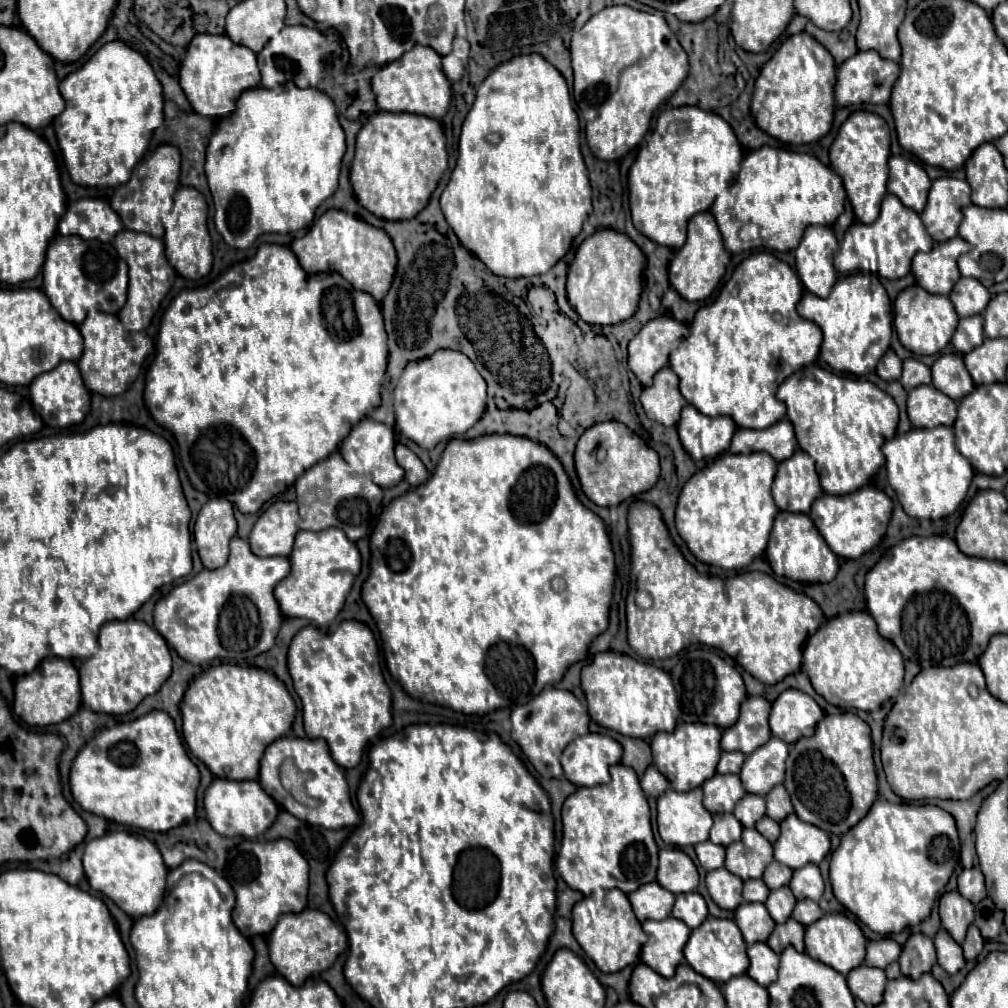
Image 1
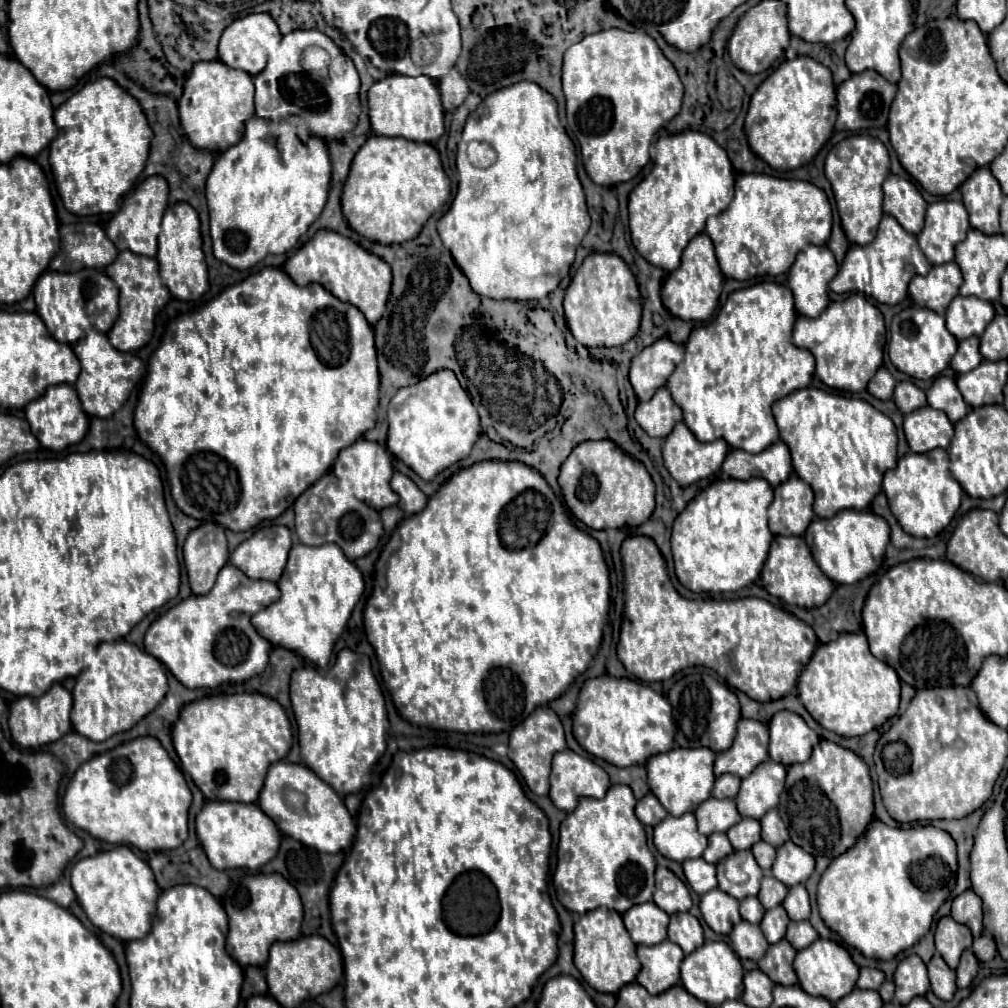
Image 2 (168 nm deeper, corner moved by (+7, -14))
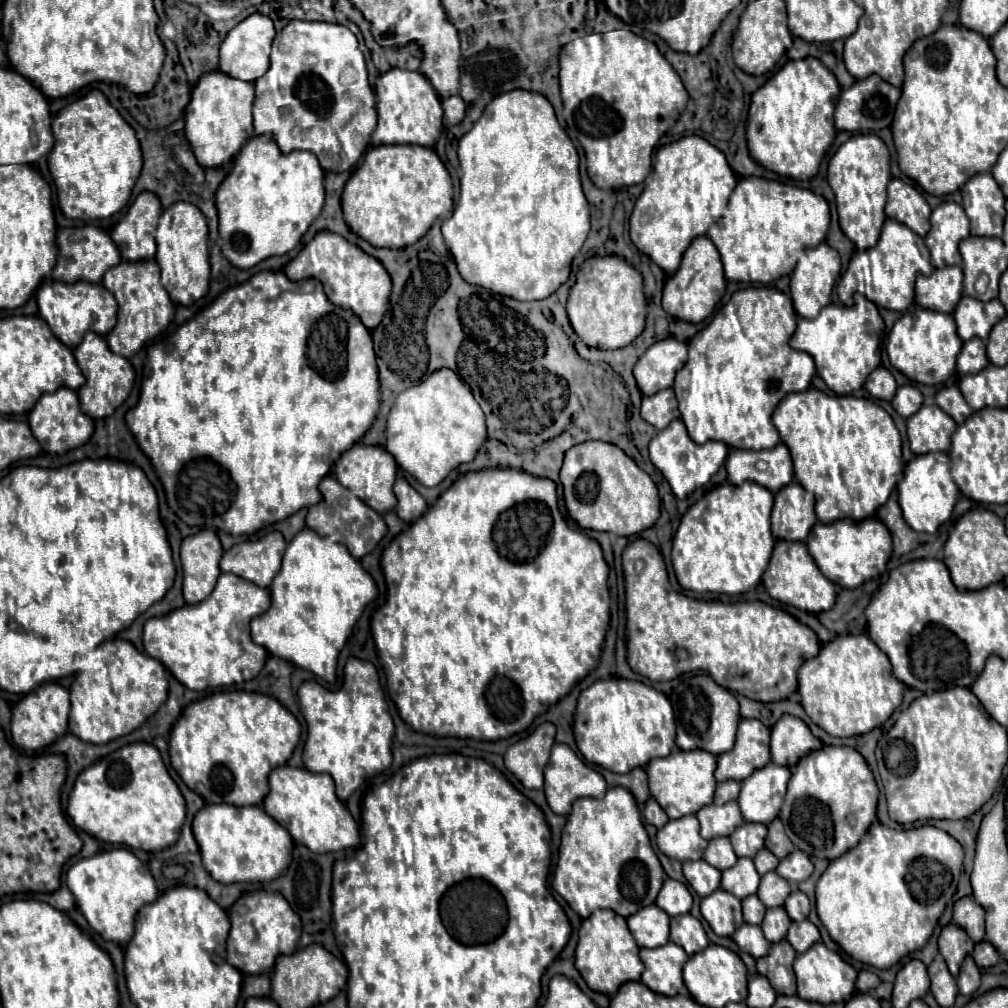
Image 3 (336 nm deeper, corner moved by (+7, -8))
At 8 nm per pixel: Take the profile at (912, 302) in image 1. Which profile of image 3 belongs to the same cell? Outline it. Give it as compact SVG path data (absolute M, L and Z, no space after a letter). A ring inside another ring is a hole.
M911 305L893 325L887 339L887 355L895 369L917 383L937 385L949 379L955 371L955 359L961 351L963 341L957 337L953 317L949 313L937 313Z

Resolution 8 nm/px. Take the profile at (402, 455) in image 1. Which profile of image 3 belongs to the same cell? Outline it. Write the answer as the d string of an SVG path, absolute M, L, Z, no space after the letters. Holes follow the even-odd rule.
M399 477L395 481L395 487L393 487L395 495L397 495L397 515L407 521L407 523L413 523L417 517L423 515L423 511L427 509L427 501L419 495L419 491L415 491L403 477Z

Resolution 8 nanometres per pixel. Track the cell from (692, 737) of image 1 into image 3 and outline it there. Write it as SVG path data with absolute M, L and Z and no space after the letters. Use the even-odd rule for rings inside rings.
M677 749L669 753L669 757L653 759L647 765L651 797L665 809L665 813L671 819L697 813L701 807L713 801L713 793L717 785L713 777L715 767L717 767L717 757L713 757L709 751L703 751L703 749L693 749L693 751Z

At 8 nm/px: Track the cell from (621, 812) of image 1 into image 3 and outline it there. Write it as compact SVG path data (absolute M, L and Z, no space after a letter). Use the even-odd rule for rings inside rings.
M613 787L607 791L603 799L581 797L573 803L573 811L563 827L559 861L555 867L555 877L551 887L569 903L569 907L577 915L589 917L595 909L613 909L621 917L629 917L635 911L655 903L663 879L665 879L665 871L651 847L649 835L641 821L637 801L629 789Z

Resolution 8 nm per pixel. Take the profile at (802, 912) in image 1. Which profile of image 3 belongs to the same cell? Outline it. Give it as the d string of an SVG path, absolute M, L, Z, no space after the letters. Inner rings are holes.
M795 921L791 923L791 929L787 933L787 941L793 945L793 949L797 953L803 953L805 949L809 949L813 943L817 943L821 939L819 929L809 921Z

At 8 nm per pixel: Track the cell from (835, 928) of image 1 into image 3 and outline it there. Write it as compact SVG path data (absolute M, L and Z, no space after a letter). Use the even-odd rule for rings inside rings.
M821 941L811 945L805 953L799 953L793 963L793 971L797 975L797 995L805 1001L817 1001L821 1005L829 1003L843 1003L855 991L857 971L849 965L837 951L827 949Z

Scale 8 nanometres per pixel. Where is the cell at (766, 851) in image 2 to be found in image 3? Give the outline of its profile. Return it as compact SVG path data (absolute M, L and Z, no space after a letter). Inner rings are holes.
M761 849L761 853L757 853L753 857L753 861L755 861L755 867L757 867L759 875L765 875L767 871L773 871L779 865L777 857L773 857L773 853L769 853L769 849Z

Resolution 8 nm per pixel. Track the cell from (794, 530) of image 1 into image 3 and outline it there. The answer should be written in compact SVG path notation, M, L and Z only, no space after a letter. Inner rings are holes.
M777 541L769 567L763 573L763 585L767 589L767 593L787 605L799 607L803 611L809 613L821 613L833 607L835 603L835 585L833 581L829 581L815 565L813 557L809 557L809 551L805 547L805 543L801 541Z

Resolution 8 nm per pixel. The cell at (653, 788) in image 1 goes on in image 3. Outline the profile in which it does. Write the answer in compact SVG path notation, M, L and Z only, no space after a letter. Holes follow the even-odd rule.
M649 797L649 799L647 799L647 803L645 803L645 807L643 807L643 817L645 817L645 821L647 821L647 823L655 825L657 829L659 829L659 827L663 827L663 825L669 821L667 813L661 809L661 805L659 805L653 797Z

